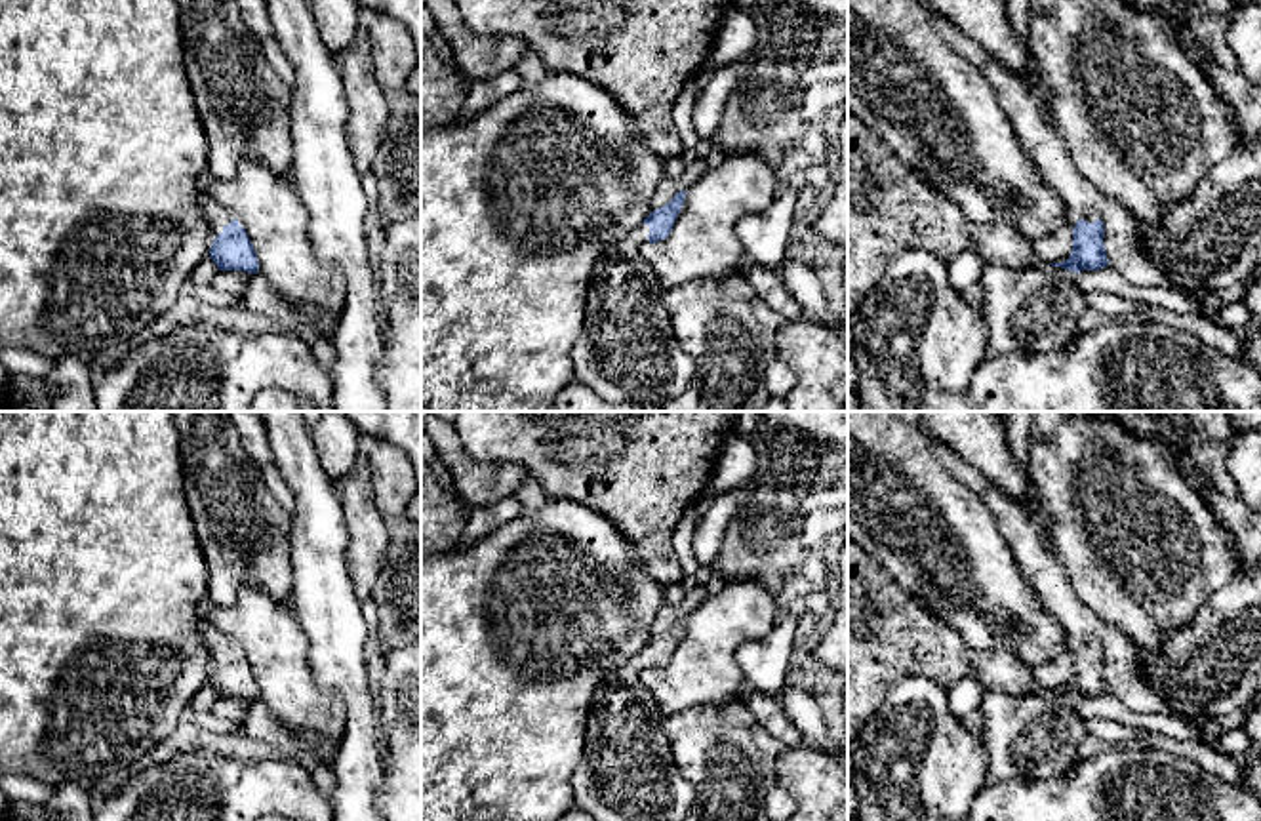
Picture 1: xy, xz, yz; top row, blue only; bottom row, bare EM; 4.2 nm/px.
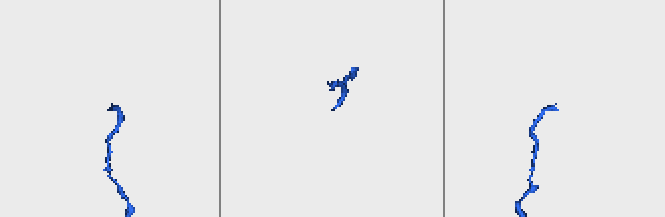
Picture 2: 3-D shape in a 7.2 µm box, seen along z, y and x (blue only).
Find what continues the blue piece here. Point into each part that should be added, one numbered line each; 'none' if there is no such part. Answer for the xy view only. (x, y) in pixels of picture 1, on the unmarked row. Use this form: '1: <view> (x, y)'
1: xy (216, 642)

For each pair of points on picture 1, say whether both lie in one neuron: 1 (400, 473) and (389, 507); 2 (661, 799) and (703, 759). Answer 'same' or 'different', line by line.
1: same
2: different

